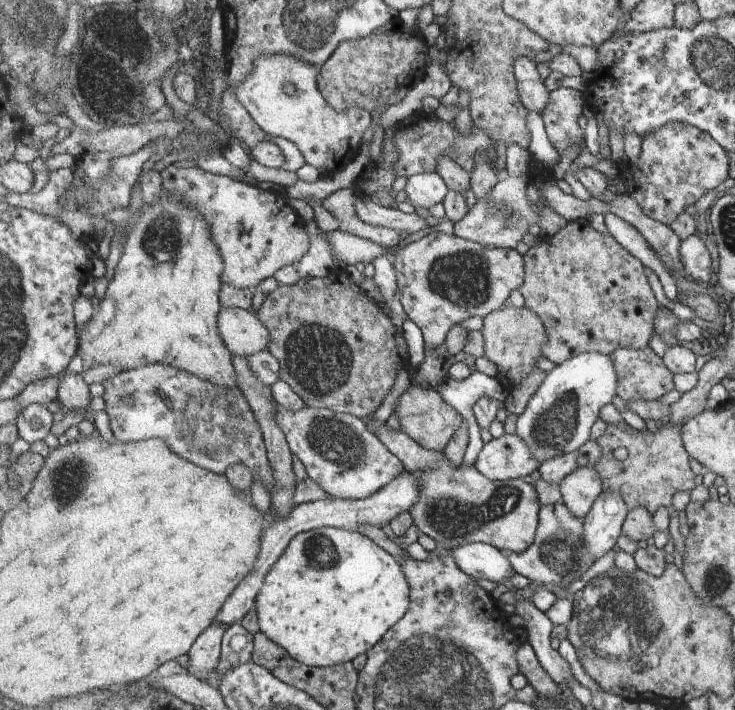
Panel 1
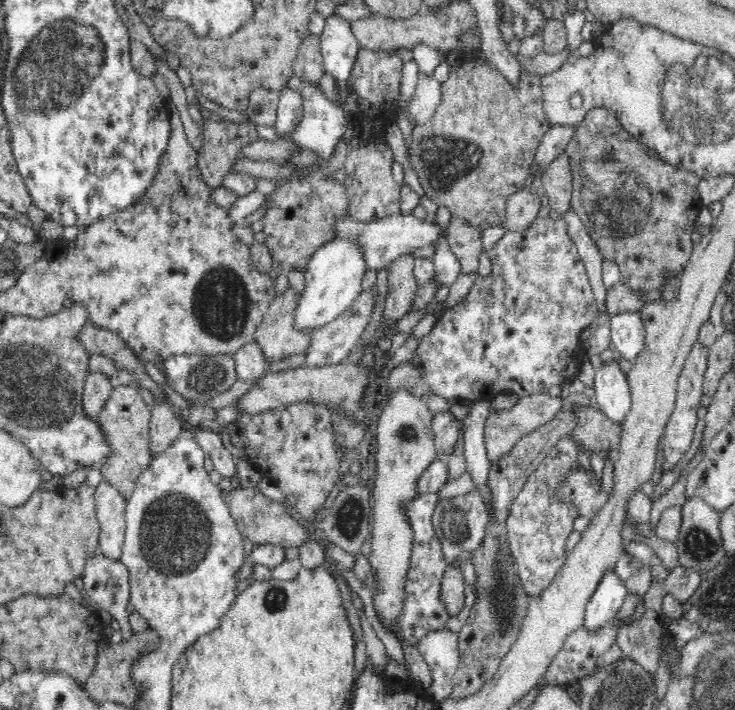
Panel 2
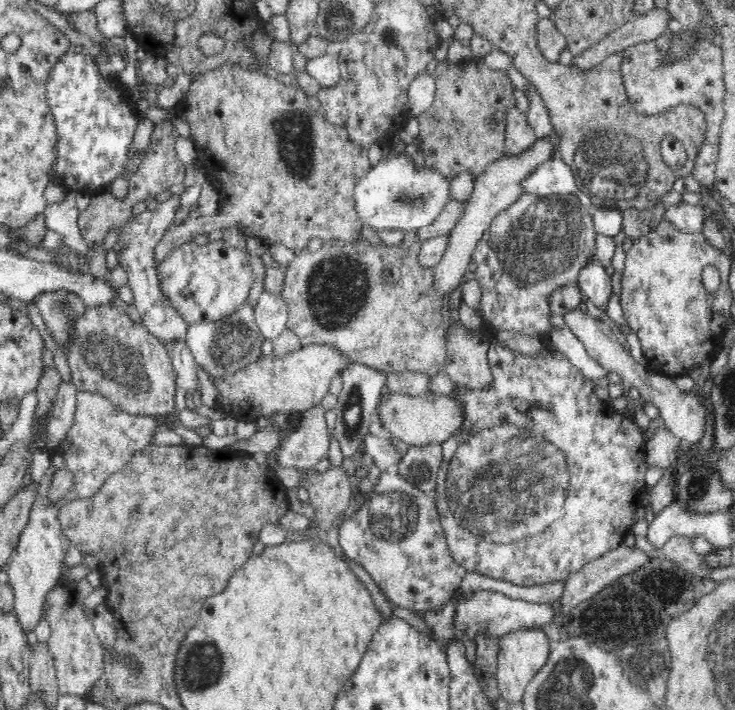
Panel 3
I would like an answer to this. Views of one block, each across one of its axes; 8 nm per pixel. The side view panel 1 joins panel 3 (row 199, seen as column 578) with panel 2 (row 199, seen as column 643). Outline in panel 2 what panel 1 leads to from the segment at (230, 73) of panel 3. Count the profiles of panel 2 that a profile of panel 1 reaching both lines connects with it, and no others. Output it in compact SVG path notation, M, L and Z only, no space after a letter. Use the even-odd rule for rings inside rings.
M302 147L298 156L292 156L292 162L280 165L291 168L295 176L274 179L278 182L278 188L269 196L264 196L263 206L268 206L266 216L262 218L263 232L266 234L264 245L278 273L288 274L294 268L304 270L316 249L336 236L334 230L338 219L350 215L346 186L318 170L319 165L326 167L328 161L312 149Z

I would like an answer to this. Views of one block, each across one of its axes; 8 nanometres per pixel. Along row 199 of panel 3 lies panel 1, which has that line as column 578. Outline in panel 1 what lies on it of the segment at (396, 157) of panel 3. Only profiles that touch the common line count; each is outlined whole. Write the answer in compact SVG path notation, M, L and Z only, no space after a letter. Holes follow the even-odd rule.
M581 353L571 360L556 364L546 374L535 394L528 400L522 414L517 416L516 433L531 450L532 456L541 464L561 454L579 451L591 441L591 428L600 418L601 410L618 396L618 373L609 355L600 353Z

